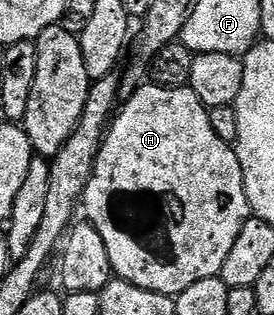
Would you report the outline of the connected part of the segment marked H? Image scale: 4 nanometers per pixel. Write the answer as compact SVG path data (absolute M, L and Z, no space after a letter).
M145 84L132 94L124 105L122 110L120 107L116 111L101 143L93 165L93 173L89 175L89 183L86 185L83 197L84 217L97 229L99 236L103 236L103 244L107 246L107 256L113 265L113 273L118 279L151 292L176 296L196 281L220 275L223 260L227 260L227 252L231 252L231 244L235 244L235 236L239 236L239 228L243 228L246 218L251 214L244 190L243 168L240 167L234 147L230 143L219 140L219 136L215 136L215 128L211 128L209 110L199 100L199 96L195 96L193 90Z

